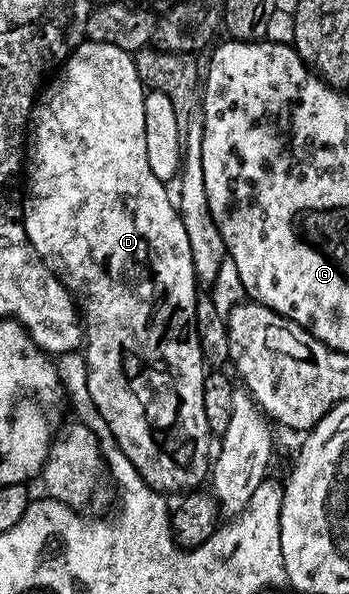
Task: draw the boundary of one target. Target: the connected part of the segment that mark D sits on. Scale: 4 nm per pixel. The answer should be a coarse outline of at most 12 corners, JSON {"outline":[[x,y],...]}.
{"outline":[[133,56],[34,102],[22,226],[157,493],[212,469],[196,274]]}

